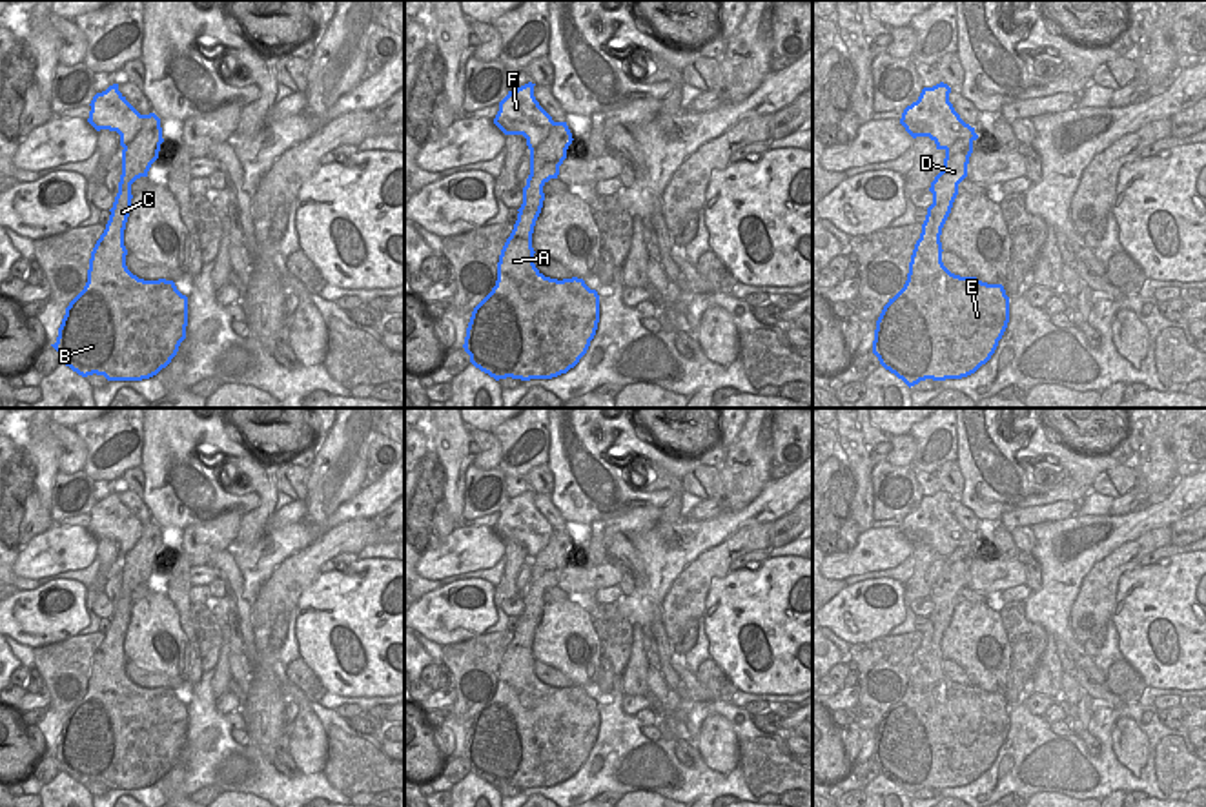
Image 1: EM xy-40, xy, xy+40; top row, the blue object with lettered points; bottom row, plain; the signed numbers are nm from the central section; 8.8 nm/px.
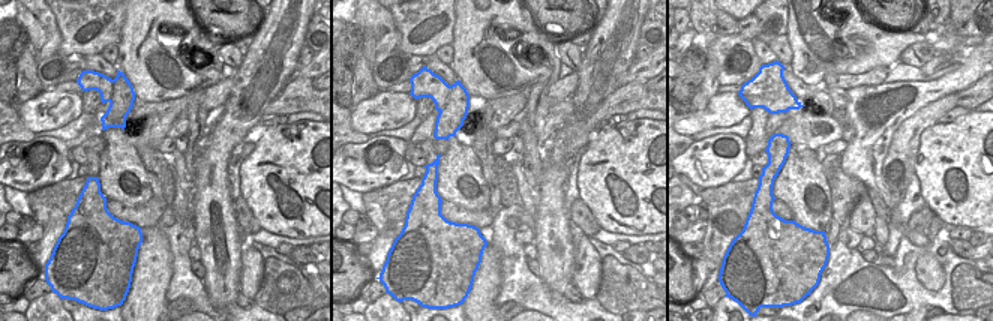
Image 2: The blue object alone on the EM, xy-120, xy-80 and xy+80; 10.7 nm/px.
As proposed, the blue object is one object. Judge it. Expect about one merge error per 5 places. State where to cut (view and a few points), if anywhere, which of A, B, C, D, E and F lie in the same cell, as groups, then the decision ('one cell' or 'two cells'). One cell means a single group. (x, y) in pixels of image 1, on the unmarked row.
cut xy-40 (143, 523), (139, 541), (124, 556); groups A B C D E / F; two cells

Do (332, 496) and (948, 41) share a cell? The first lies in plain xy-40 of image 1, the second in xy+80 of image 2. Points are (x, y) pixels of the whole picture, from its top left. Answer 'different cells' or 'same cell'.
same cell

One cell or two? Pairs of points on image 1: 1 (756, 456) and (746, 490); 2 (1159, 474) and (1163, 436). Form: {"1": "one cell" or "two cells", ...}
{"1": "one cell", "2": "one cell"}

